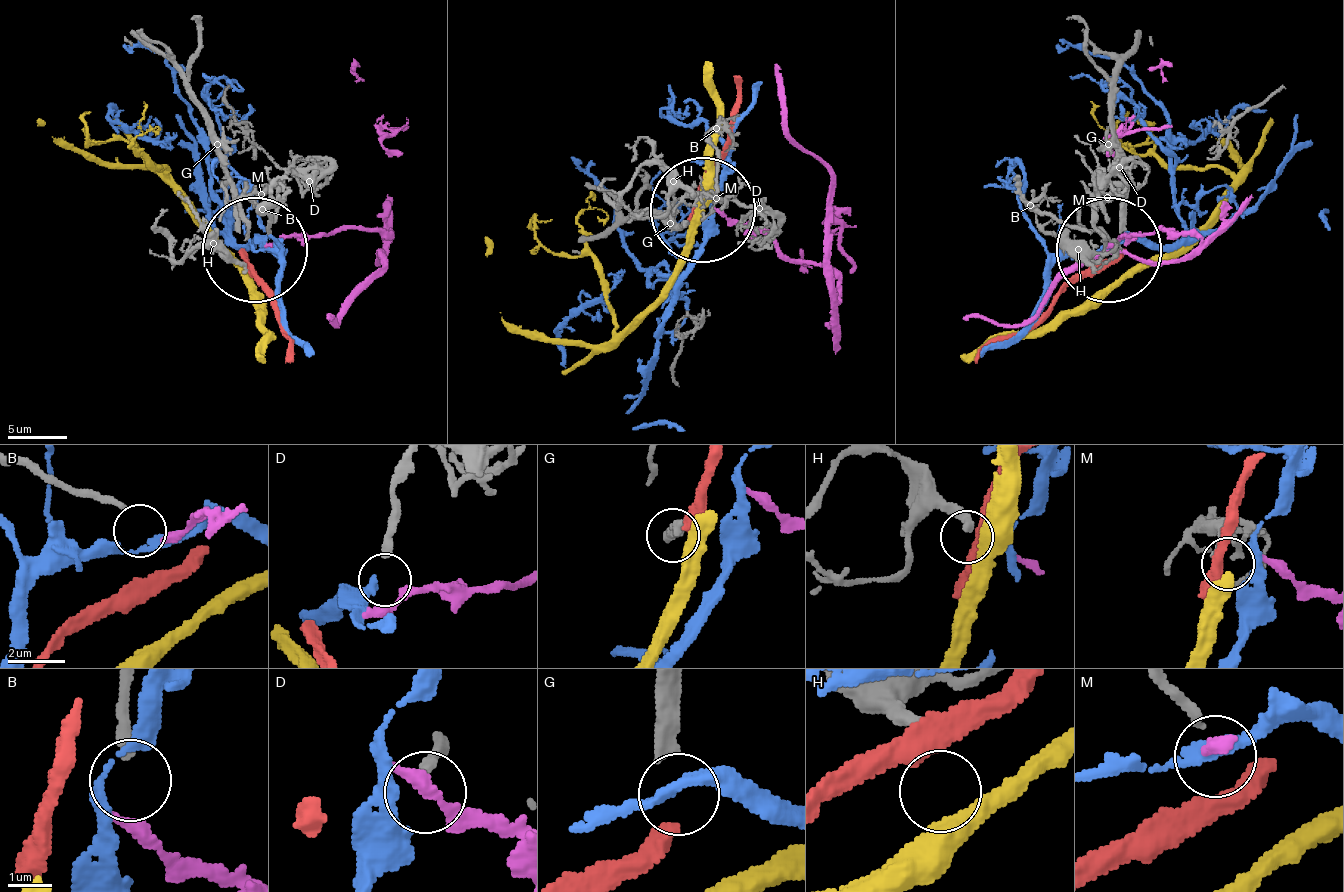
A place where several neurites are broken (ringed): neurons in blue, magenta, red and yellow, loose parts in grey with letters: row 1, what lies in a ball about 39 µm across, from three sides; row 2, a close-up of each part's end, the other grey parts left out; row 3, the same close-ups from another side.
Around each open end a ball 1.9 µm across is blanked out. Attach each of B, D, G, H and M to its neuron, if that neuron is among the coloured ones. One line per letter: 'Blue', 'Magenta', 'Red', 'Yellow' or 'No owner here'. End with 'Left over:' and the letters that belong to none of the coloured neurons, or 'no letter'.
B: Magenta
D: No owner here
G: Red
H: Yellow
M: Blue
Left over: D

